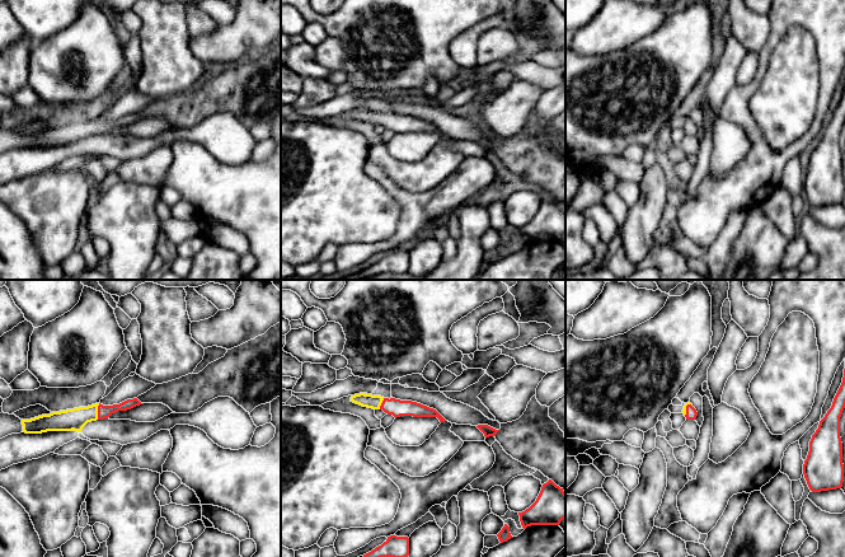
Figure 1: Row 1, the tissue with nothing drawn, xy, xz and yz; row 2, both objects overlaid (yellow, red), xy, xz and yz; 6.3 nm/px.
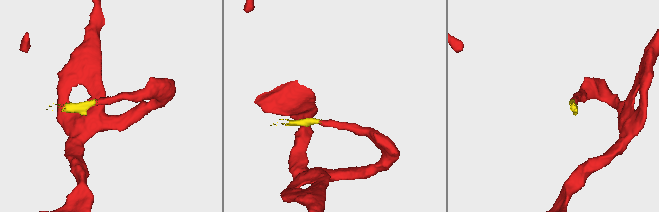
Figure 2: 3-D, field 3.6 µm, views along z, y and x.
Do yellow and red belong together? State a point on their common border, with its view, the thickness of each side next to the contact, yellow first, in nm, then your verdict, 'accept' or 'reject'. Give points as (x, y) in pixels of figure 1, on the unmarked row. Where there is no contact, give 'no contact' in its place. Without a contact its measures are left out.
xy (97, 126) | 140/80 nm | accept

